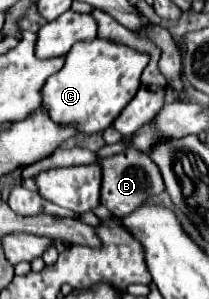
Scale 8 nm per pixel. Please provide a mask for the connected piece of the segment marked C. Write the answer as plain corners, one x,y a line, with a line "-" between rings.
94,38
90,42
76,42
66,54
64,68
52,74
42,92
42,106
52,122
72,126
78,134
104,132
122,108
134,98
140,86
140,74
148,64
148,56
128,46

